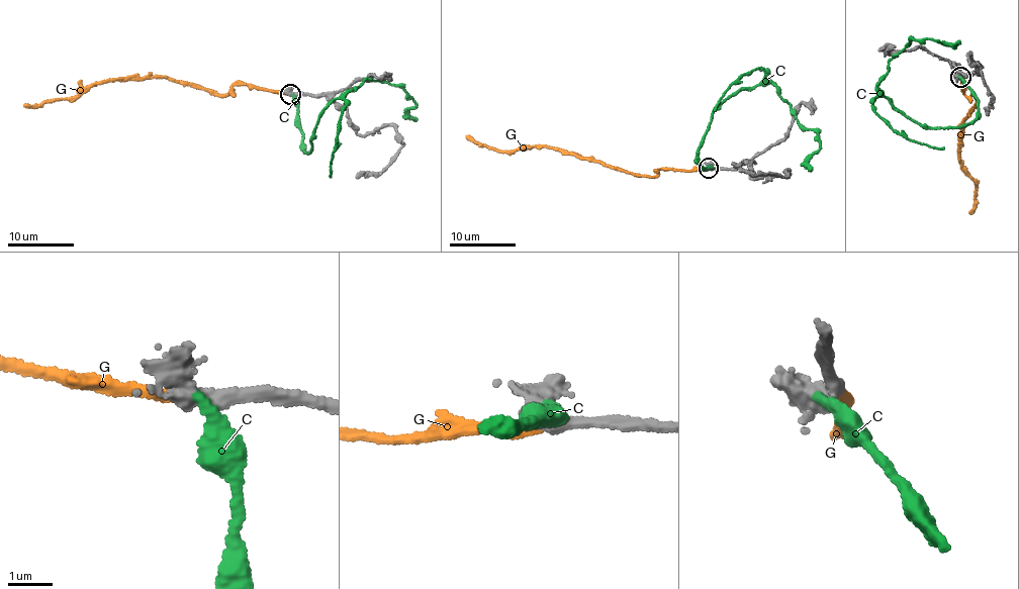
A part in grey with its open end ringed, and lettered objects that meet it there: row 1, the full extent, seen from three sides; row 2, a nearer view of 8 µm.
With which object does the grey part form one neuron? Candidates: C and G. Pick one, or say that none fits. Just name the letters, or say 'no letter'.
G

